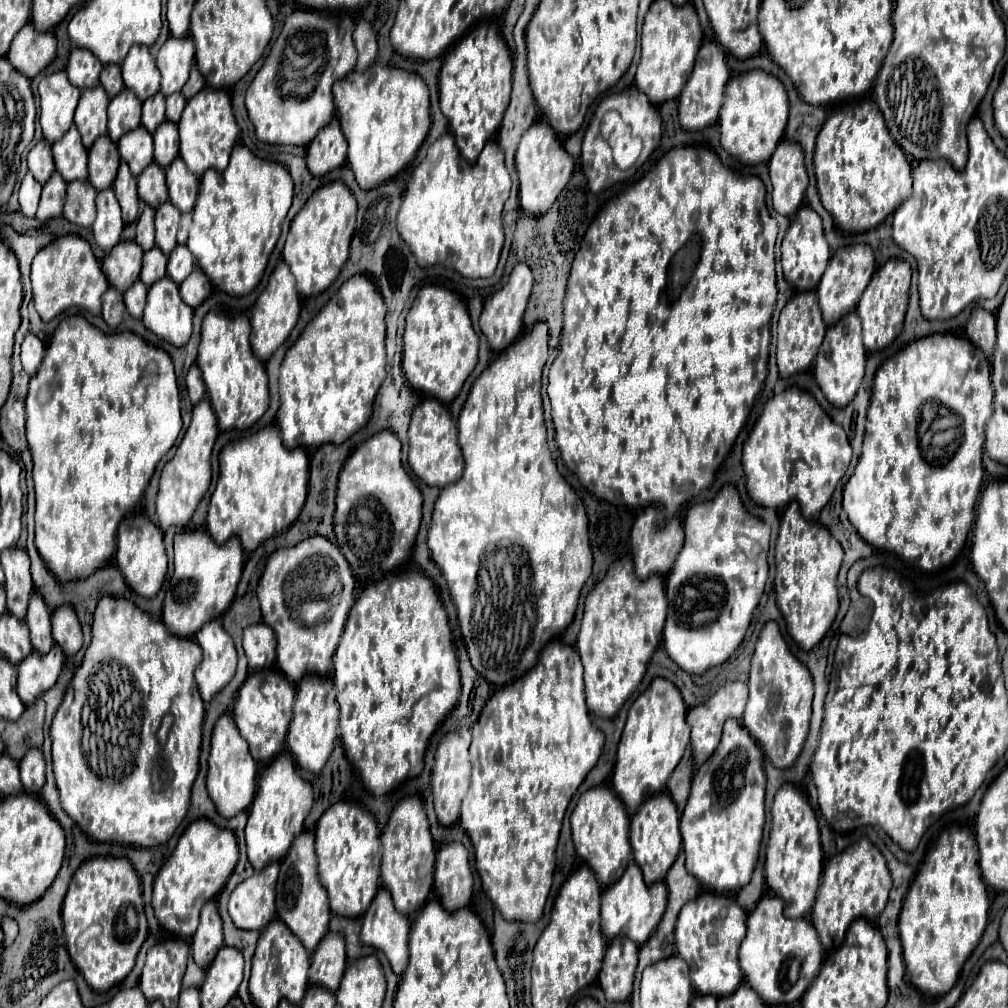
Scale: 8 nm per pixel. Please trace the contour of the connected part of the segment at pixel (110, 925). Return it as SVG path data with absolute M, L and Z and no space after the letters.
M123 857L87 859L75 871L63 901L61 917L69 957L87 985L97 993L109 991L131 973L137 953L147 937L141 883L133 865L127 861L129 859Z

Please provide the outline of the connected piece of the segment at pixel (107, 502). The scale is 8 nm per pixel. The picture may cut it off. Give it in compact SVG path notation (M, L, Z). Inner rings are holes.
M81 315L65 317L53 333L39 371L31 377L25 417L35 463L35 545L61 583L85 579L111 559L119 521L137 509L159 459L175 445L181 431L179 389L171 357L135 333L105 335Z

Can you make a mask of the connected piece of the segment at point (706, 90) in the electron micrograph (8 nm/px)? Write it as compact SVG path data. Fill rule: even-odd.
M705 41L699 49L693 73L679 97L679 125L683 131L701 131L713 125L719 117L719 107L723 105L723 91L729 81L729 69L725 63L725 53L717 43Z

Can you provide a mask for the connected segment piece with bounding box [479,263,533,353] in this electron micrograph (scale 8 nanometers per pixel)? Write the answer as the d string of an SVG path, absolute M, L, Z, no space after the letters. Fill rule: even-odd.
M519 263L519 265L515 265L515 269L511 273L509 283L501 291L497 291L493 297L487 299L483 313L481 313L481 319L479 319L479 327L485 333L489 345L495 353L505 351L519 337L519 333L523 329L523 313L525 313L525 307L527 307L531 285L533 285L531 269L527 267L527 263Z

